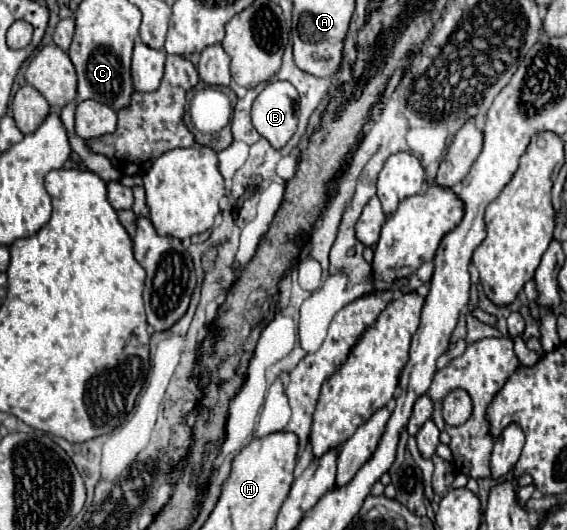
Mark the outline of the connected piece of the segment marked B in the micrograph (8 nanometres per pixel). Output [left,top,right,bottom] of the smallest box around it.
[252,82,298,148]

